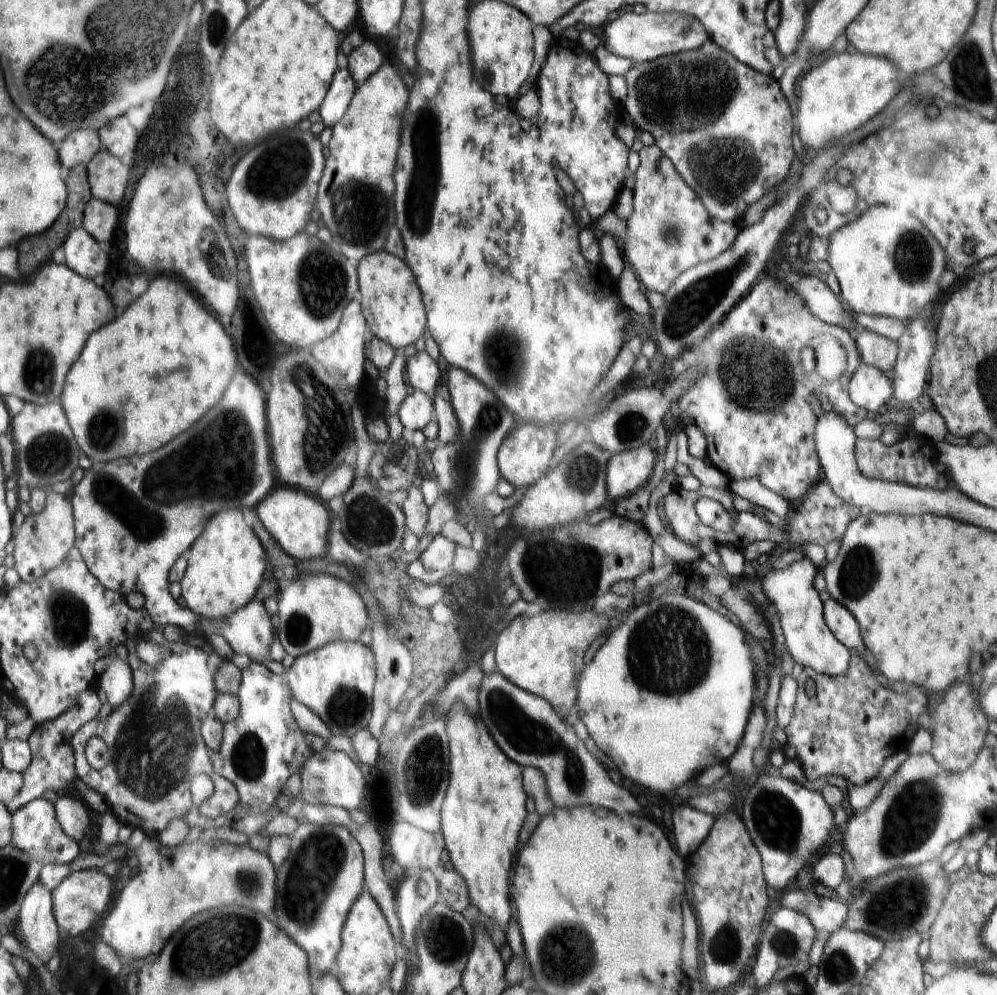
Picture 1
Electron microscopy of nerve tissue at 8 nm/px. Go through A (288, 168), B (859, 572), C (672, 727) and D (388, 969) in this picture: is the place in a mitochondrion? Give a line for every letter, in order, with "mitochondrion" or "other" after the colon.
A: mitochondrion
B: mitochondrion
C: other
D: other

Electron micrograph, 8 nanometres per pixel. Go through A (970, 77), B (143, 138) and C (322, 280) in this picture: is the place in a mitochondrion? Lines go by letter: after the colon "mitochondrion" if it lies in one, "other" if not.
A: mitochondrion
B: other
C: mitochondrion

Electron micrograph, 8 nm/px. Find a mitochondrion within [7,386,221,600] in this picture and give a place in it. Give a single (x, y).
(50, 452)

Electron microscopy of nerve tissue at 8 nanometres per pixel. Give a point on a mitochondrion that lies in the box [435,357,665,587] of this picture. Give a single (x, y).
(466, 461)

